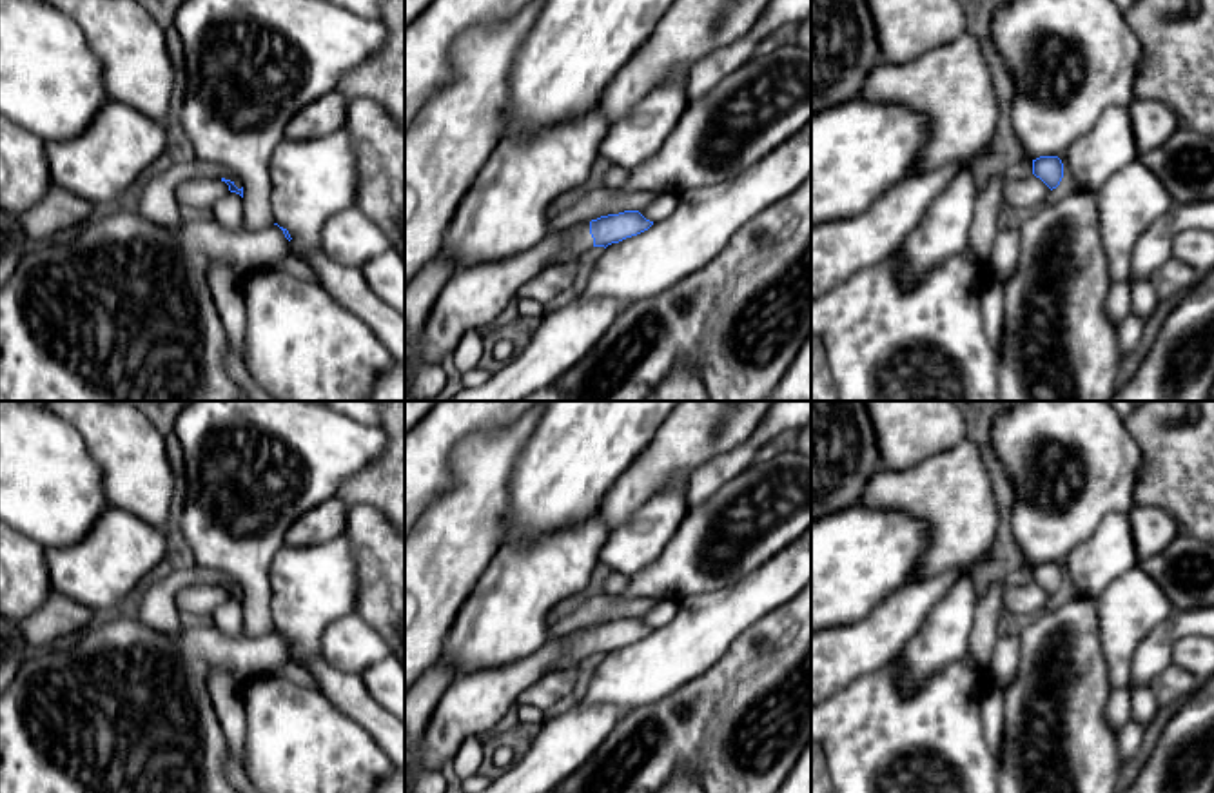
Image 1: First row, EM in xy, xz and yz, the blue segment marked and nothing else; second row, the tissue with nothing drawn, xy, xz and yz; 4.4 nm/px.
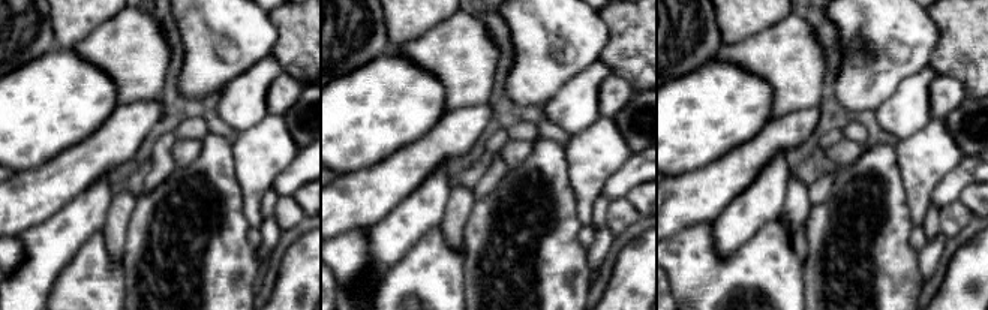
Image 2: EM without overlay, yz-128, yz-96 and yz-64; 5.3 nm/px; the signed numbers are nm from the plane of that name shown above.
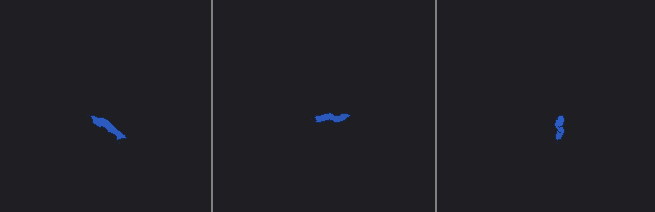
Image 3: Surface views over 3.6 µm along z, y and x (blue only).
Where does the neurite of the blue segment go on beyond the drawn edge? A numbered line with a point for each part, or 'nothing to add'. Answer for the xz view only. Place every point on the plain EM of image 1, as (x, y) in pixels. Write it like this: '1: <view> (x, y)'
1: xz (576, 646)

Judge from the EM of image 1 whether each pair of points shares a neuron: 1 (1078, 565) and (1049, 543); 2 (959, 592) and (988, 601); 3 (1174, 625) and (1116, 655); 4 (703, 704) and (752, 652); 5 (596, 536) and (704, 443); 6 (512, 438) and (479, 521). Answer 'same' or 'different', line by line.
1: different
2: different
3: different
4: same
5: different
6: same

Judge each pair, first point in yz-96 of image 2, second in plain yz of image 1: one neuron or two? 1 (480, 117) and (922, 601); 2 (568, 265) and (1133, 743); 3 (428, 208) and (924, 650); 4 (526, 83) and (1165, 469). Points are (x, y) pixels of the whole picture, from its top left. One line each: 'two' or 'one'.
1: one
2: two
3: one
4: two

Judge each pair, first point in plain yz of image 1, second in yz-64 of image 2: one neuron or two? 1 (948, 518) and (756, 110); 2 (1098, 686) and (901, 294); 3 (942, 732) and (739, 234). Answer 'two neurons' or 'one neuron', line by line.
1: two neurons
2: one neuron
3: two neurons

